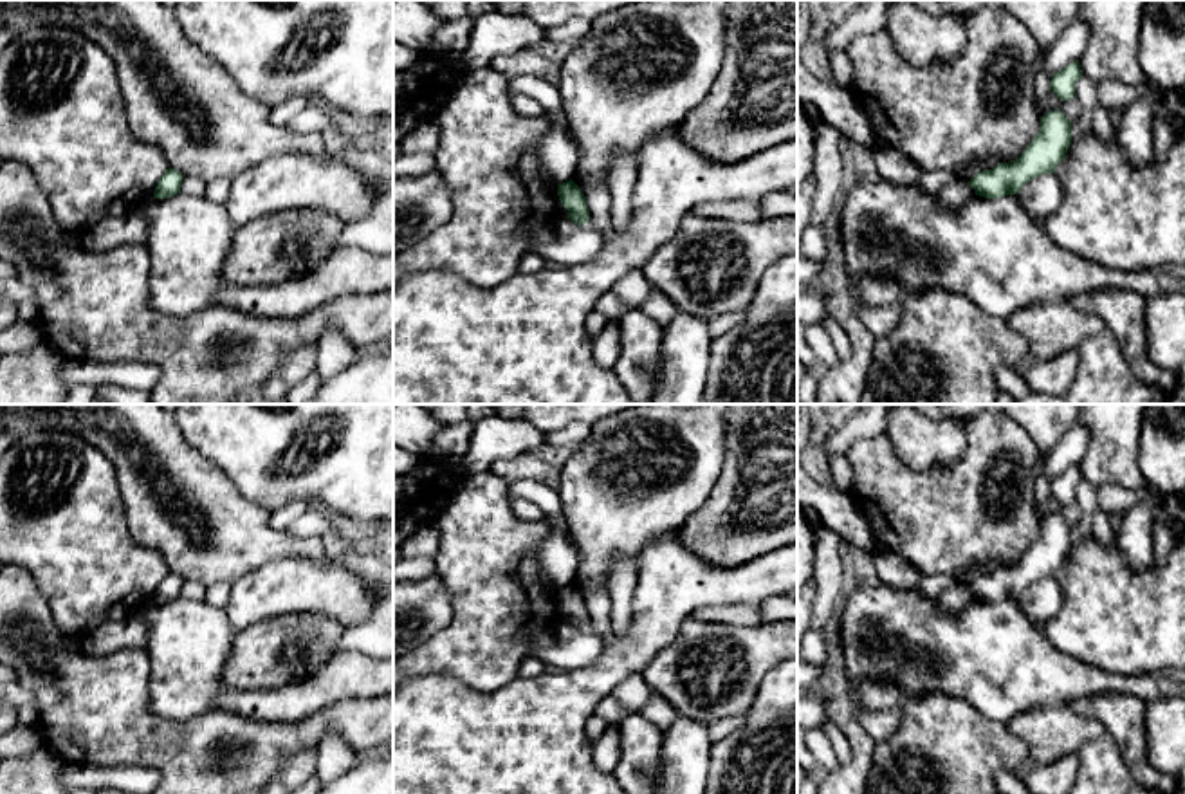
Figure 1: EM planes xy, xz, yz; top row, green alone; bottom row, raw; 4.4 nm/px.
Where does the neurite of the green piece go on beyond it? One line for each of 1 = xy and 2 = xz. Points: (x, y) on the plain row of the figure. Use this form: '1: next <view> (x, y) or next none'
1: next none
2: next none

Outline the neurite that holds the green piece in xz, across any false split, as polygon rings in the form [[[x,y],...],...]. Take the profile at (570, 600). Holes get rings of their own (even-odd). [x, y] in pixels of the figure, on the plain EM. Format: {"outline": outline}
{"outline": [[[572,583],[557,588],[557,601],[563,612],[568,615],[566,623],[570,623],[577,630],[590,626],[586,601]]]}

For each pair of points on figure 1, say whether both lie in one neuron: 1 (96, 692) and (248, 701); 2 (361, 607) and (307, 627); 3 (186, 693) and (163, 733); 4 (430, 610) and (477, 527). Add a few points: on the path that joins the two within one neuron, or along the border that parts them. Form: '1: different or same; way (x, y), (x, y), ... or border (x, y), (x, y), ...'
1: different; border (215, 708), (258, 720)
2: different; border (293, 612), (321, 612), (332, 616), (343, 627)
3: different; border (148, 683), (157, 715), (213, 708)
4: different; border (435, 571), (451, 607), (451, 621), (444, 628)

